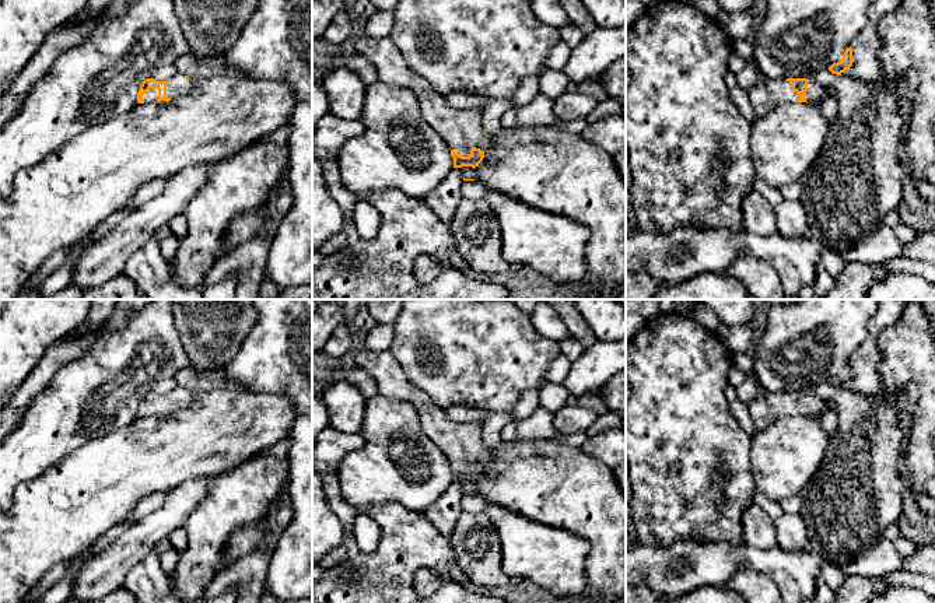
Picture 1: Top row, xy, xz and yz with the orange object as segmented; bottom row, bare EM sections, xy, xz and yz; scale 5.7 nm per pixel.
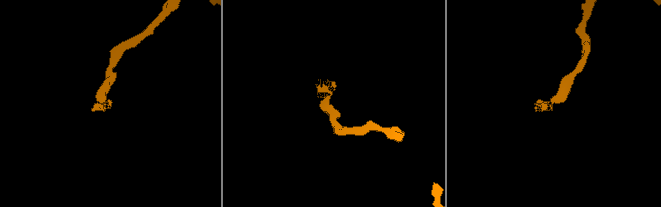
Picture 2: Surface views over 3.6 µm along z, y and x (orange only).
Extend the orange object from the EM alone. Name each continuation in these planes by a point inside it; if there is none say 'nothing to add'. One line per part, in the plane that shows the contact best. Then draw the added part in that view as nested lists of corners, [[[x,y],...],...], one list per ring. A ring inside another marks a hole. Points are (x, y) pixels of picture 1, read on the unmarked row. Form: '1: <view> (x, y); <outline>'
1: xz (461, 442); [[[358,334],[349,354],[350,367],[365,371],[388,397],[410,403],[420,416],[423,430],[431,437],[448,460],[462,470],[469,470],[473,460],[487,464],[491,457],[481,441],[481,425],[477,423],[454,423],[444,410],[419,388],[412,385],[391,351],[372,351]]]

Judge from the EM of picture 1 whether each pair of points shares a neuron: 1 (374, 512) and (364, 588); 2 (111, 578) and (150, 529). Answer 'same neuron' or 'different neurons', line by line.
1: same neuron
2: same neuron

